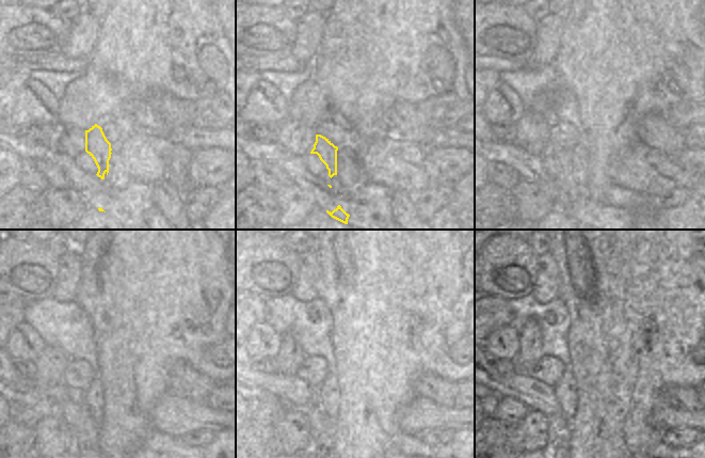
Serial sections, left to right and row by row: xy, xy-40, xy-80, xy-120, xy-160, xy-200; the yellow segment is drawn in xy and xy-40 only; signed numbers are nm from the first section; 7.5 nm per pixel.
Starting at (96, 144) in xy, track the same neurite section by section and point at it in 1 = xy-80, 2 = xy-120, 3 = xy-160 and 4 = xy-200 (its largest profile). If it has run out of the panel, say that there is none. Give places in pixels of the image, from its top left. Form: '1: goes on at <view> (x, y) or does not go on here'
1: goes on at xy-80 (564, 156)
2: goes on at xy-120 (93, 435)
3: goes on at xy-160 (330, 431)
4: goes on at xy-200 (566, 446)

